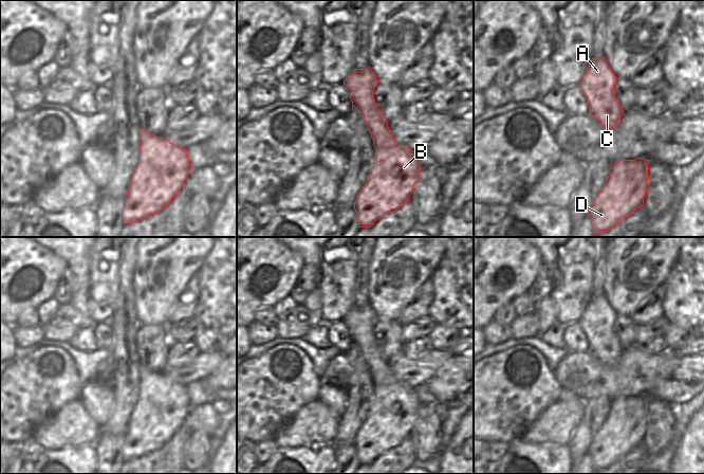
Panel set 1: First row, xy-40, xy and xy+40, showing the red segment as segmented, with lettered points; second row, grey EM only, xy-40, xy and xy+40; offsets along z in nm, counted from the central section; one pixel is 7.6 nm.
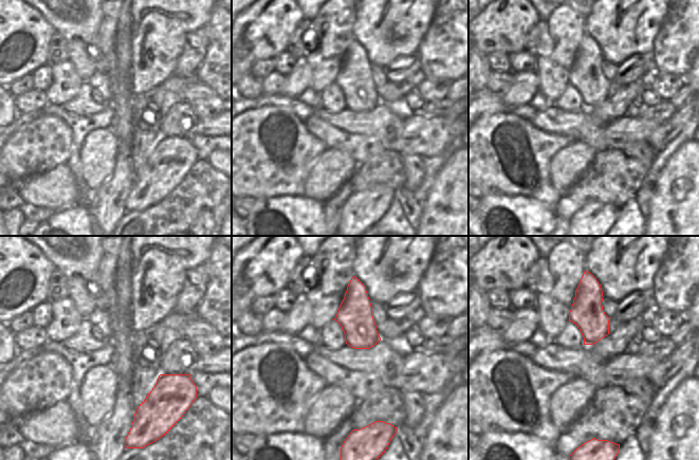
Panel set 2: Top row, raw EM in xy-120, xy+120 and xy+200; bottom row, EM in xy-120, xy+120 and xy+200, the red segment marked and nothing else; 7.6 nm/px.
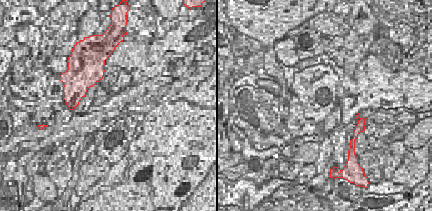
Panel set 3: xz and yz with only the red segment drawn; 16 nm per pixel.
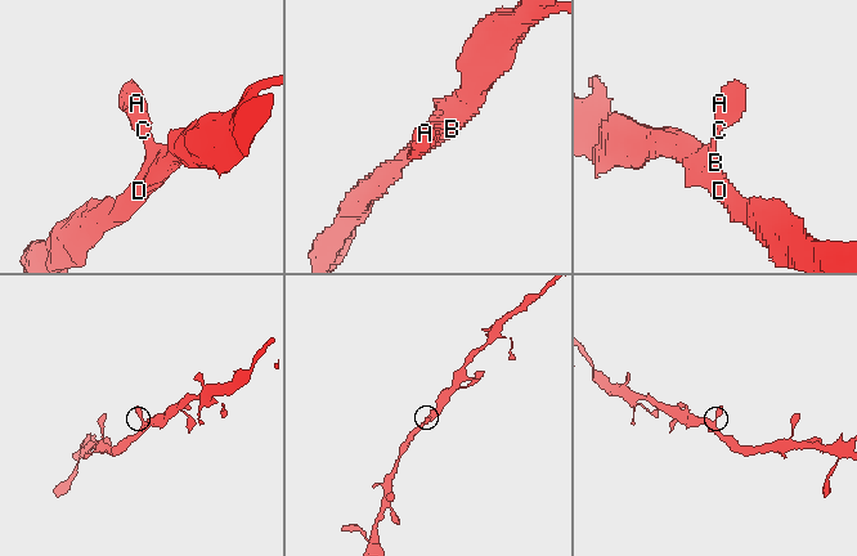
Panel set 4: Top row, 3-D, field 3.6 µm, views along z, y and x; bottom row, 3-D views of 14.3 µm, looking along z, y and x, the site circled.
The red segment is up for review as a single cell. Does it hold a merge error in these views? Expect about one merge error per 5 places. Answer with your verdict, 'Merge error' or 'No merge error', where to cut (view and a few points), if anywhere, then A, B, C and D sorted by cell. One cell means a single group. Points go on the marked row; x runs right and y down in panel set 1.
No merge error. No split. Groups: A B C D

